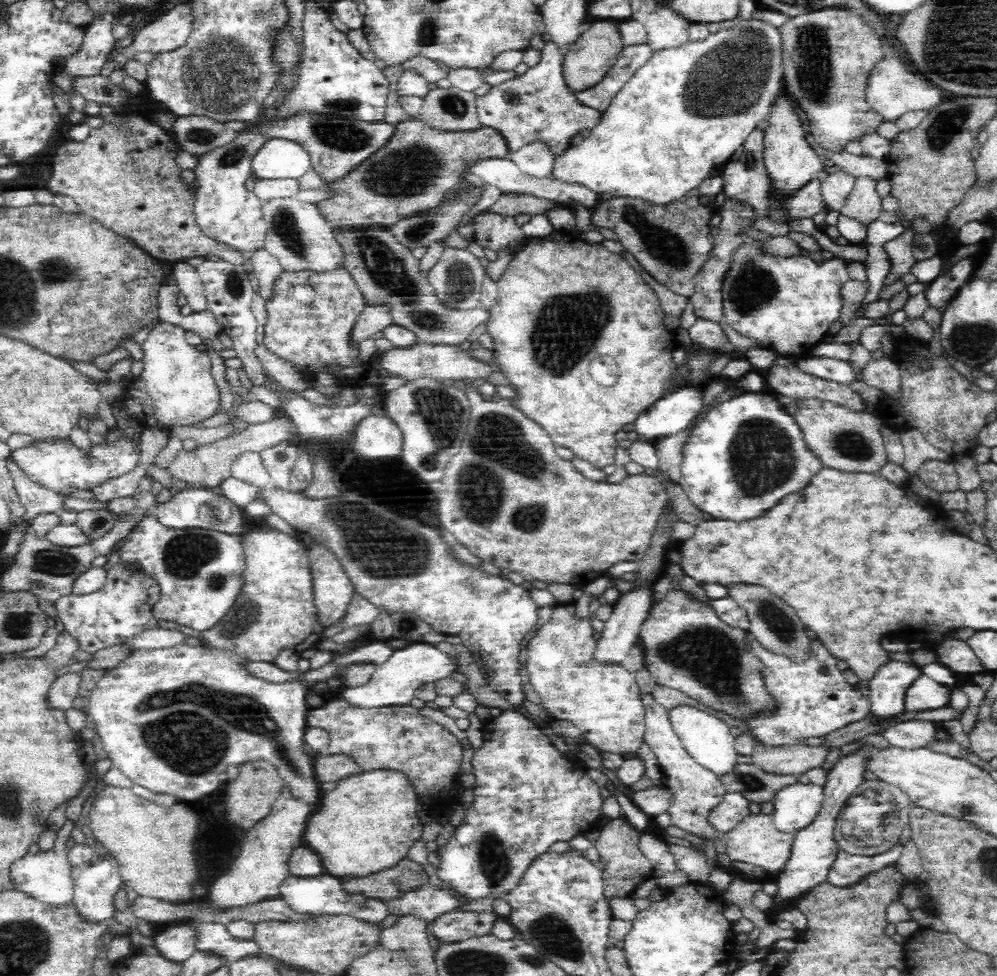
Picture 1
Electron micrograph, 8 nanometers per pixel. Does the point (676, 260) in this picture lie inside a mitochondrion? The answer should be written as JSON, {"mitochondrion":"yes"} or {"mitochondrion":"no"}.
{"mitochondrion":"yes"}

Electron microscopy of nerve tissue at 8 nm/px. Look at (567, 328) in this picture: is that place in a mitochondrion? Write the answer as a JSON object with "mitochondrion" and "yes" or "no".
{"mitochondrion":"yes"}

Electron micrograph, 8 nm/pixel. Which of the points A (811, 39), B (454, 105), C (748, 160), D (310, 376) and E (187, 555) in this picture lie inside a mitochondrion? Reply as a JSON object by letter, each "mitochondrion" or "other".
{"A":"mitochondrion","B":"mitochondrion","C":"mitochondrion","D":"other","E":"mitochondrion"}

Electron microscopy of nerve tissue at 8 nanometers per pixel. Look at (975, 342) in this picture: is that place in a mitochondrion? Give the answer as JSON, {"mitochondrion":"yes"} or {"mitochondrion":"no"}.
{"mitochondrion":"yes"}

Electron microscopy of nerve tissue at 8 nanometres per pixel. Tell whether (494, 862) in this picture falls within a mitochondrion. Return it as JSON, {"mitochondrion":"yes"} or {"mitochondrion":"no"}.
{"mitochondrion":"yes"}

